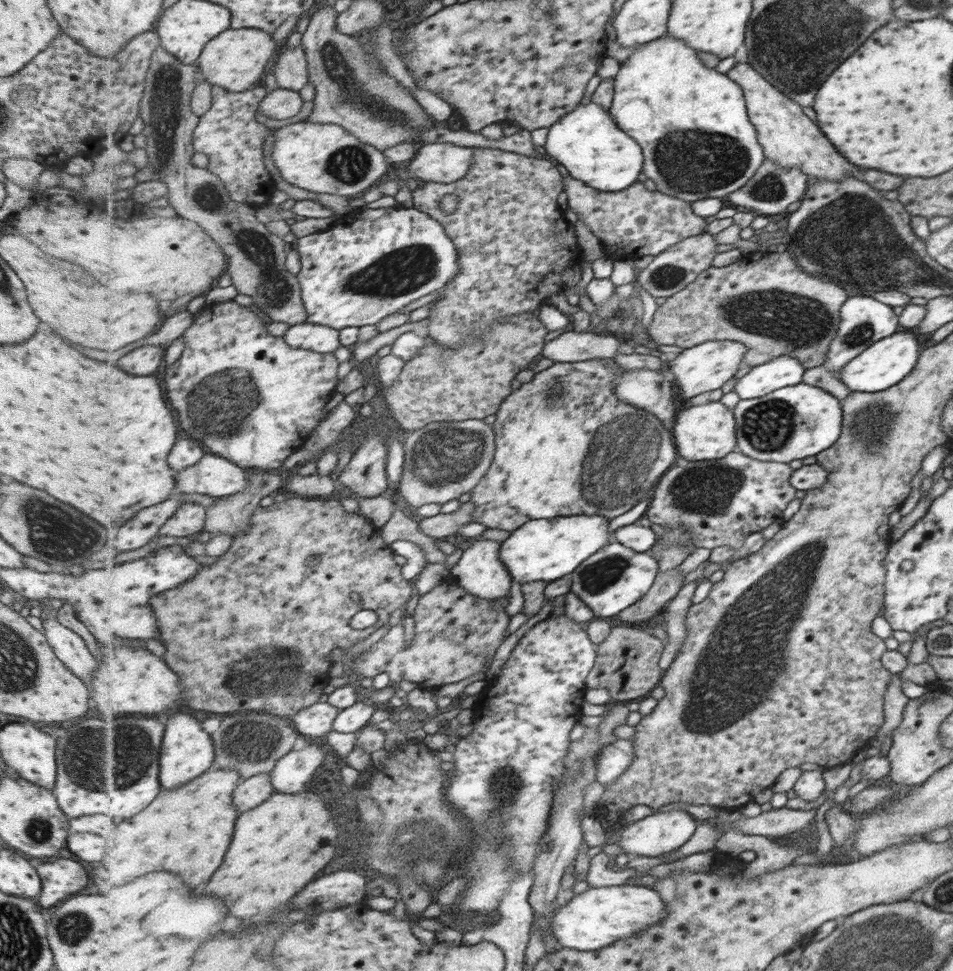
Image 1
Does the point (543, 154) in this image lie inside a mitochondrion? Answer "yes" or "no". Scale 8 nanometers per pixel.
no

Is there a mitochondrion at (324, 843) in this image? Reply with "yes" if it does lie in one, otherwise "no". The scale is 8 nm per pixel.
no

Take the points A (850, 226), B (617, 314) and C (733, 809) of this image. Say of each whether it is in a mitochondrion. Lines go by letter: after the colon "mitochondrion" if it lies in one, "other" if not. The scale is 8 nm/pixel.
A: mitochondrion
B: mitochondrion
C: other

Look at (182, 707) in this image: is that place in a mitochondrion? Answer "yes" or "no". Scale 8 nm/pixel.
no

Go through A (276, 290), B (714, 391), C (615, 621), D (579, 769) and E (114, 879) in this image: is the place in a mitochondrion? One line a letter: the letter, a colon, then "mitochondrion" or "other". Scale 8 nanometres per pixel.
A: mitochondrion
B: other
C: other
D: mitochondrion
E: other

